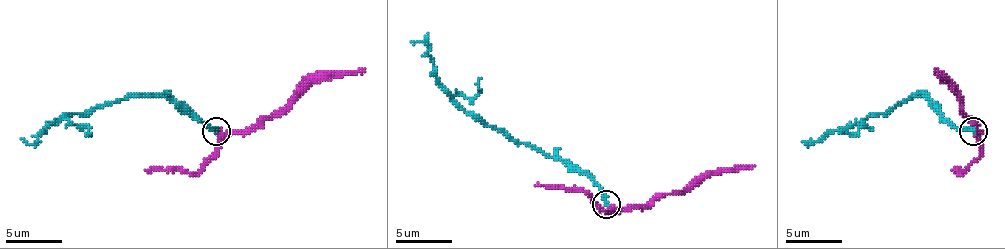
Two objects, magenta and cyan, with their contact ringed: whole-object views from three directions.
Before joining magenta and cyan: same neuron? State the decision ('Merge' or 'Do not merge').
Merge

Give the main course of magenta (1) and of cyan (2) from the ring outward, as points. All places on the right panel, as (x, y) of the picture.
1: (974, 133), (977, 130), (963, 116), (963, 102), (934, 68)
2: (974, 130), (957, 130), (926, 96), (912, 96), (889, 113), (870, 113), (813, 144), (811, 139)

